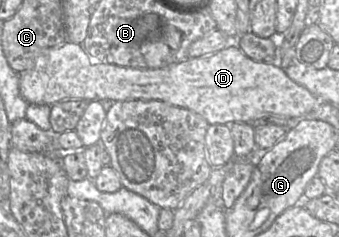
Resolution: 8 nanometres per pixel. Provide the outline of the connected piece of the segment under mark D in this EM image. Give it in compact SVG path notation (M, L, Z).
M69 41L41 54L32 68L19 74L19 90L28 104L49 105L71 100L132 101L158 100L192 110L210 125L249 123L265 114L286 118L307 115L321 99L291 80L272 62L258 62L247 57L236 43L209 55L188 57L158 69L139 69L90 59L81 44Z

